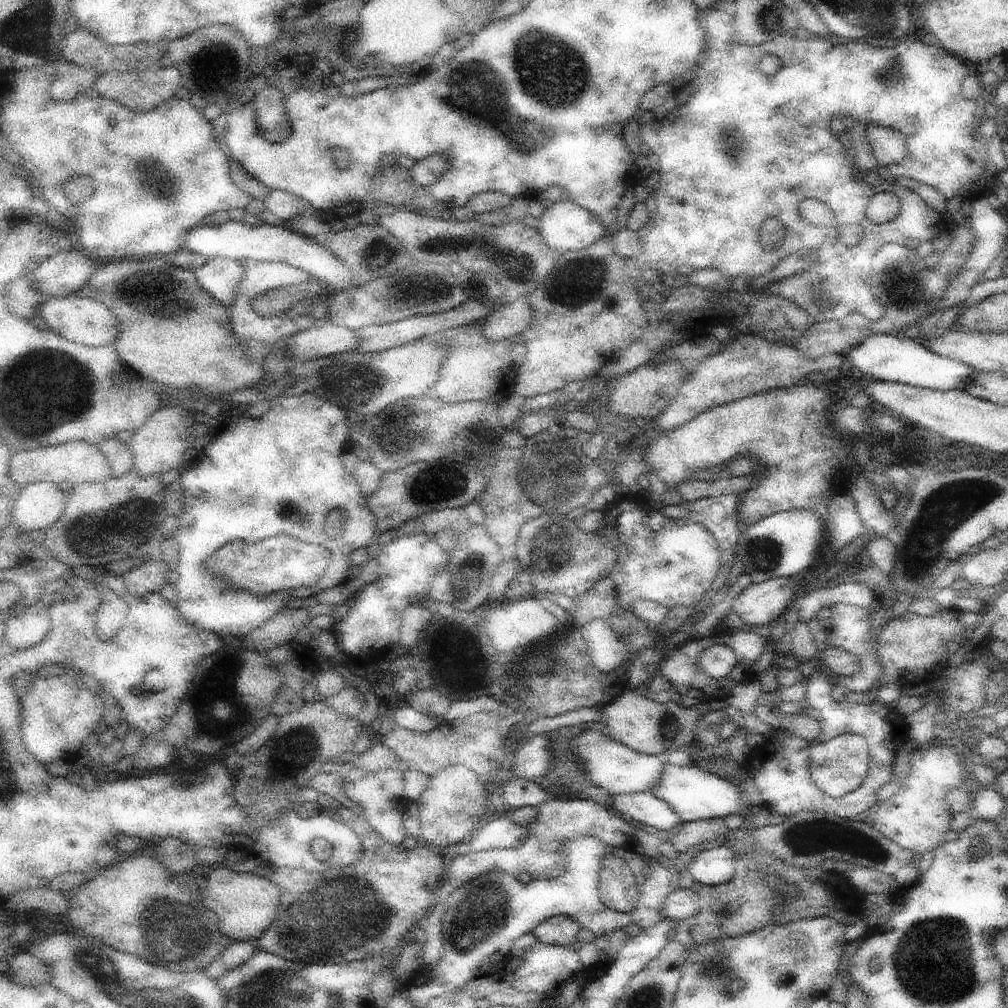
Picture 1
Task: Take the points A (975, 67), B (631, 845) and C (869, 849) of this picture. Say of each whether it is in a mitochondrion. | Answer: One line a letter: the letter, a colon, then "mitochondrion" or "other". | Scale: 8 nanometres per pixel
A: other
B: other
C: mitochondrion

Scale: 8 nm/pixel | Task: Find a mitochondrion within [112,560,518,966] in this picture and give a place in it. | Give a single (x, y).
(336, 916)

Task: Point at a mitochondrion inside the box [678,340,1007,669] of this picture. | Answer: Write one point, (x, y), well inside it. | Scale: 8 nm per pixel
(925, 547)

